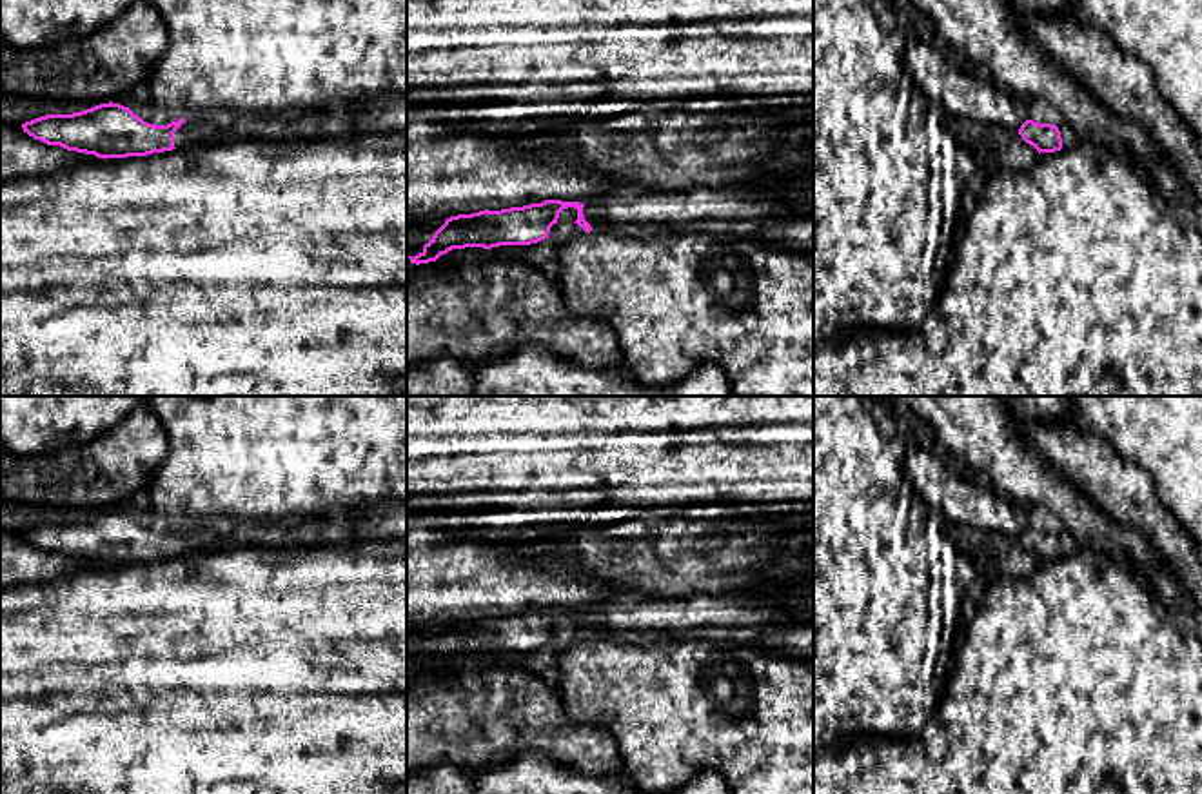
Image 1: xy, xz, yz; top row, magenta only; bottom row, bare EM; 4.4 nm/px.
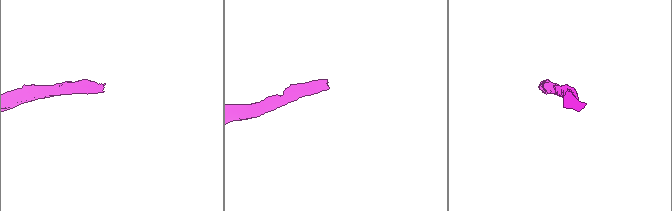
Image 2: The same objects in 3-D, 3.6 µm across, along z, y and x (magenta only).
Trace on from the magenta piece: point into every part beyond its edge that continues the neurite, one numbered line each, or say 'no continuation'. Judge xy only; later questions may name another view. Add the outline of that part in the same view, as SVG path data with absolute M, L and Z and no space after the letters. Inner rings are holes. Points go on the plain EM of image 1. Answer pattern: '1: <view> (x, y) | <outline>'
1: xy (191, 538) | M185 525L185 529L174 540L174 554L185 554L191 551L209 551L220 545L229 545L225 538L198 525Z

